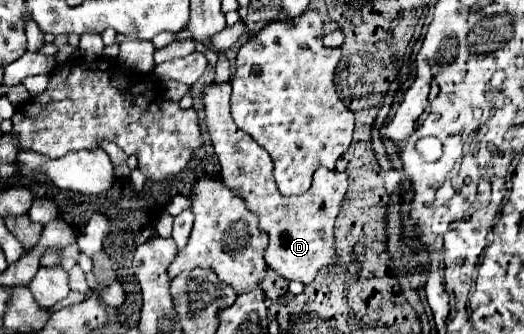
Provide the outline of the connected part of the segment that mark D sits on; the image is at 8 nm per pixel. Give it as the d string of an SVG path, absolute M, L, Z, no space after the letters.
M211 82L205 86L203 92L205 124L221 162L221 180L245 198L247 208L259 216L261 228L269 234L269 248L265 252L269 268L287 280L311 284L321 268L339 264L339 254L335 252L333 226L347 194L347 174L319 168L313 176L311 188L305 194L281 196L271 174L269 154L255 140L249 140L249 136L245 136L245 132L241 132L237 124L233 124L229 98L231 98L229 82L225 84Z

